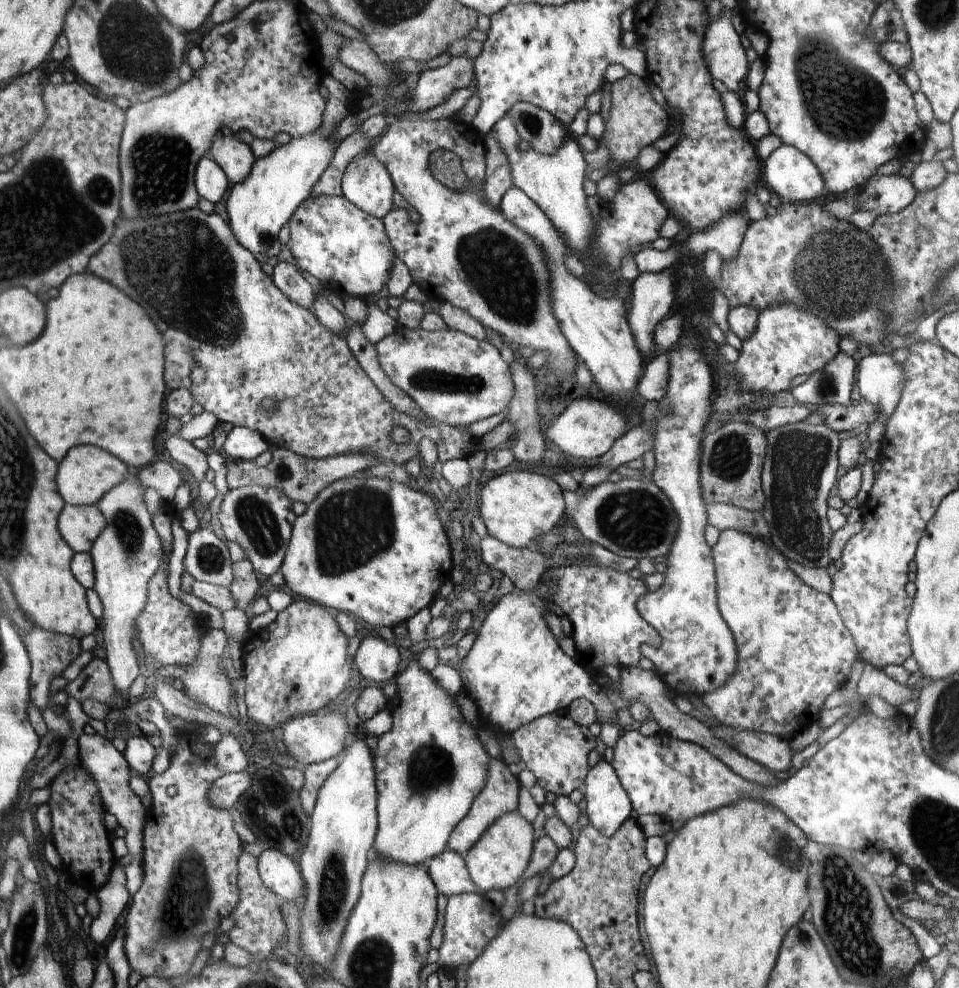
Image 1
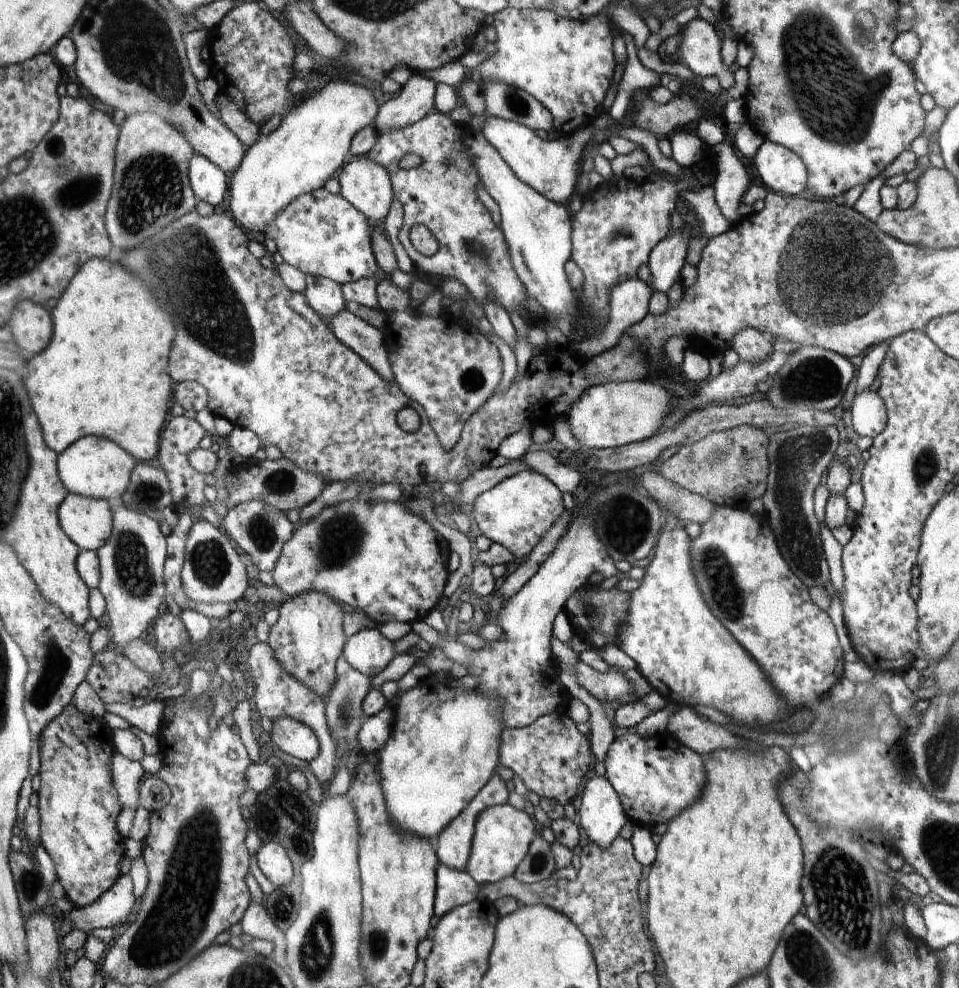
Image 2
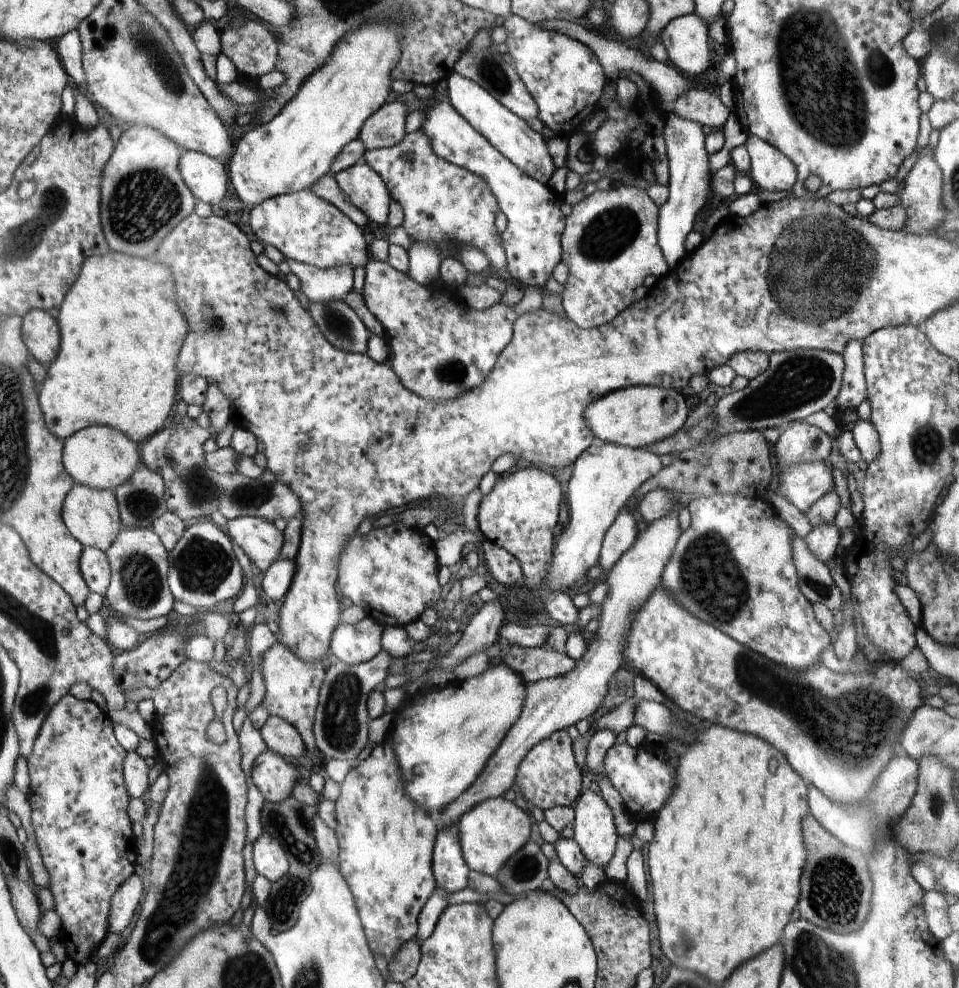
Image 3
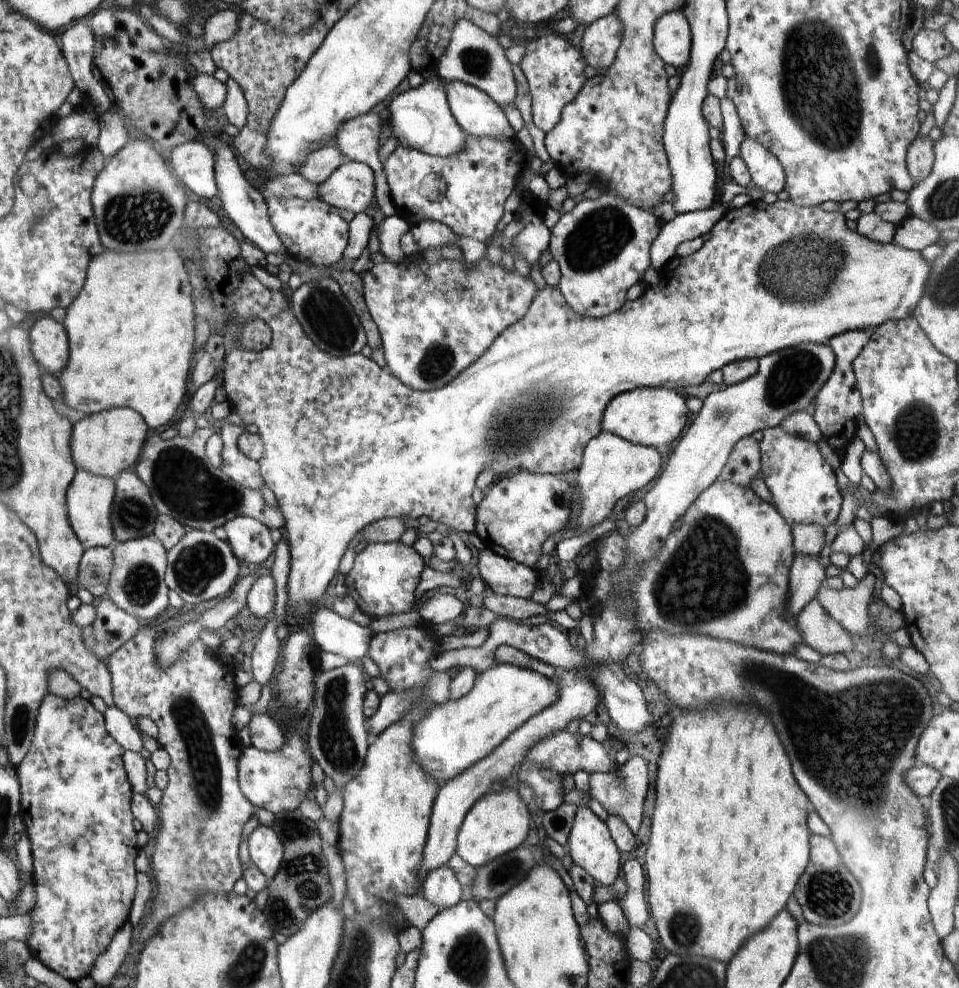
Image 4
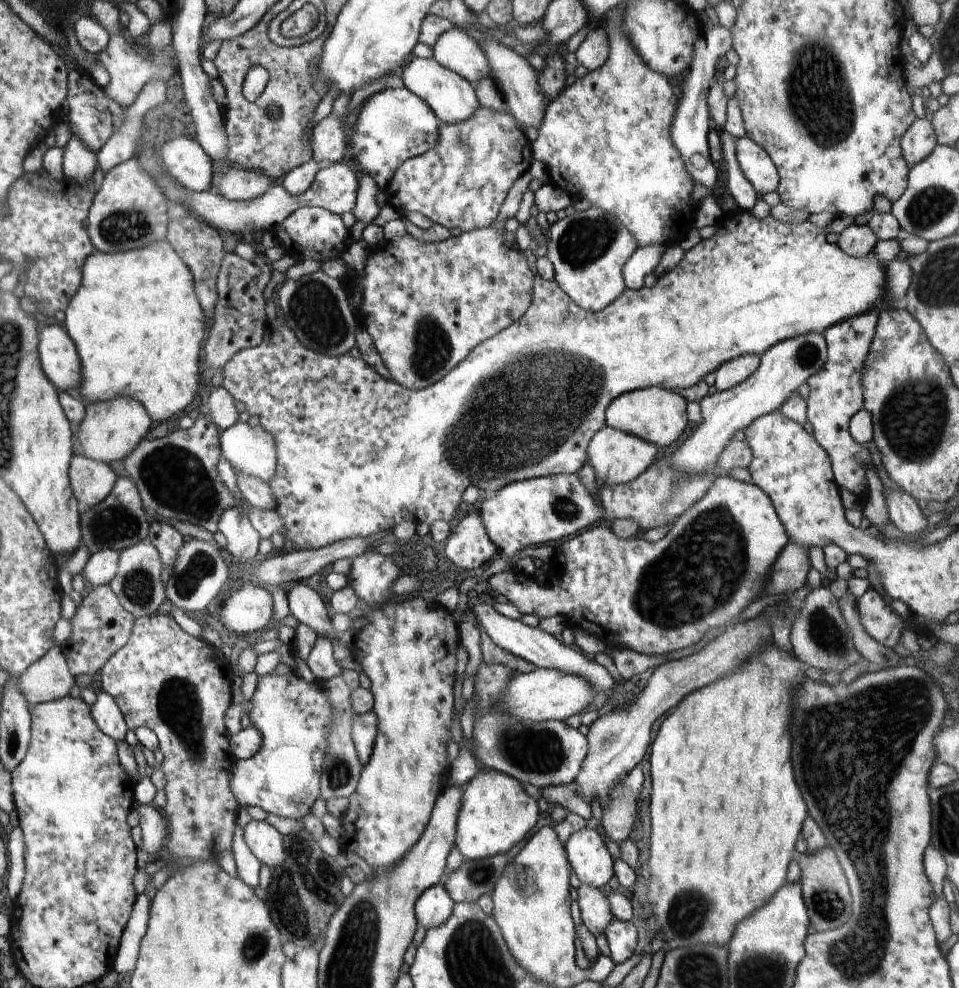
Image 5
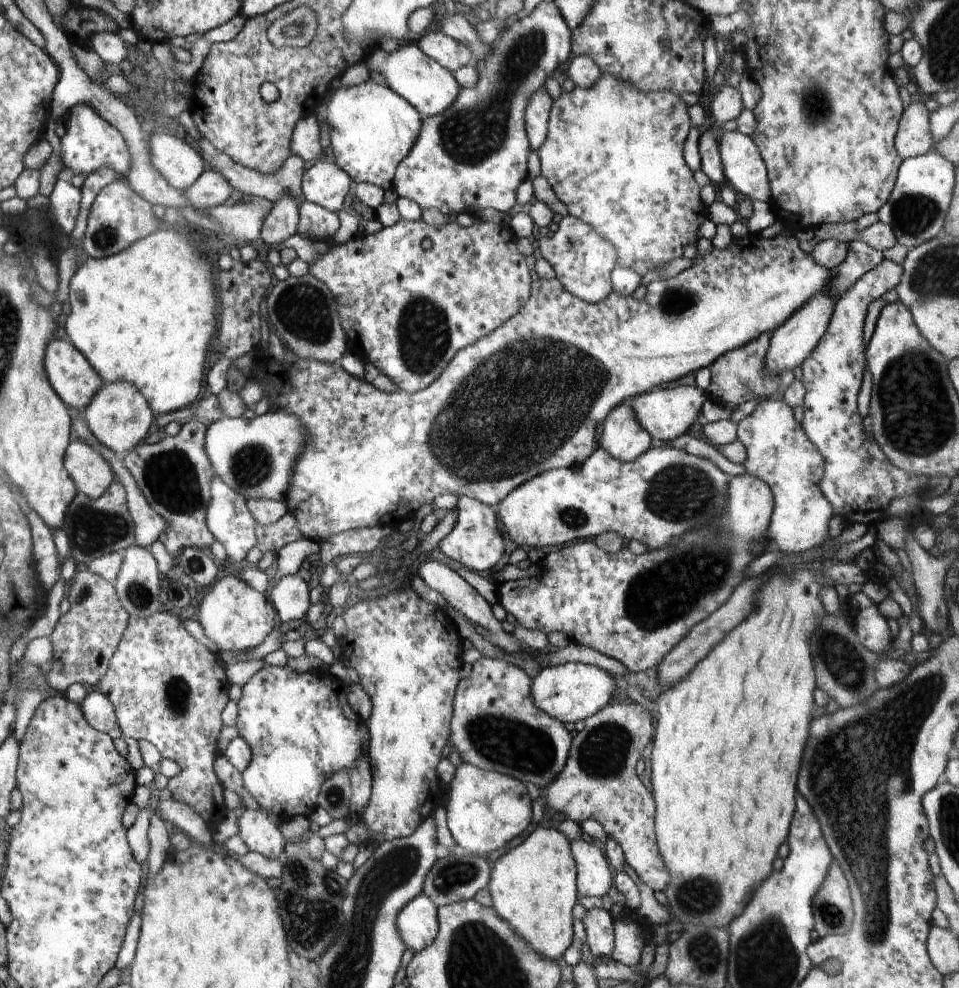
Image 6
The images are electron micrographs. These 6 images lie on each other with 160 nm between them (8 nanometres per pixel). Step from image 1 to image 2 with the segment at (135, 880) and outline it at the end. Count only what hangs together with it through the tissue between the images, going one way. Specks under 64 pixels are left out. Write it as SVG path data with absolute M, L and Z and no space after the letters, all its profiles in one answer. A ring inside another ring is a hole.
M115 751L113 758L110 758L110 772L113 774L113 787L117 790L118 802L122 803L124 810L136 810L139 806L138 788L147 776L142 764L128 760ZM130 881L105 893L100 901L82 907L75 907L65 916L72 922L73 928L90 933L95 929L110 929L124 925L133 914L135 902Z

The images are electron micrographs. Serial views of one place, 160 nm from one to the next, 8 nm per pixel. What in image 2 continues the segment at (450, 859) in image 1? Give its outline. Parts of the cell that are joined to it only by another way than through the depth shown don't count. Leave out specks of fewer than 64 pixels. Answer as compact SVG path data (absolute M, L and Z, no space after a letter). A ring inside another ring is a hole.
M438 860L434 915L441 918L458 906L476 901L480 885L464 870L454 870Z

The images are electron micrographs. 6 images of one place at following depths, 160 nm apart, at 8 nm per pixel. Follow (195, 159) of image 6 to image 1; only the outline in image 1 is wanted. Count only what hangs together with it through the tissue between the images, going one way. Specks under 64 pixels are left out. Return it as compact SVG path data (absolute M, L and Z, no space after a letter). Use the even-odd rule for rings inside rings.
M204 156L196 170L197 193L201 198L216 204L228 190L228 175L210 156Z

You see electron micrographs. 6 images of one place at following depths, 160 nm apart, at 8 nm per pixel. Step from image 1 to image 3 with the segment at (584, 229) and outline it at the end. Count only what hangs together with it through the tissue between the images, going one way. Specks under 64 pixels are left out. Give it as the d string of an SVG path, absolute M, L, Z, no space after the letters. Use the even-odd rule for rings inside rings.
M453 72L447 79L448 94L456 112L466 119L490 144L501 152L510 162L523 170L535 181L548 185L550 177L555 172L550 154L548 153L548 136L534 132L532 127L517 114L510 112L501 102L498 102L482 85Z

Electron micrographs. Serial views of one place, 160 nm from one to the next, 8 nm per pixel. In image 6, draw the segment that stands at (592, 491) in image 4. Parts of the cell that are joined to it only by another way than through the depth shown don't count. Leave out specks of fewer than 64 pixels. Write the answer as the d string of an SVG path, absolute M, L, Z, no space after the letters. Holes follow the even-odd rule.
M632 398L615 406L606 416L602 437L599 440L600 448L607 450L614 458L622 462L632 462L653 445L653 439L647 430L644 430L636 418L634 409L630 404Z

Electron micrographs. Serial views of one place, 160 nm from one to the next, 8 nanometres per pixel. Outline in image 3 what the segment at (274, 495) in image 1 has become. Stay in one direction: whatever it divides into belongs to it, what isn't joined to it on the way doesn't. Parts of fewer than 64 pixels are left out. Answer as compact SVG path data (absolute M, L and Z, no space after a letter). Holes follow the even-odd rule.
M238 517L227 522L226 531L262 573L281 558L283 532L273 522L260 517Z

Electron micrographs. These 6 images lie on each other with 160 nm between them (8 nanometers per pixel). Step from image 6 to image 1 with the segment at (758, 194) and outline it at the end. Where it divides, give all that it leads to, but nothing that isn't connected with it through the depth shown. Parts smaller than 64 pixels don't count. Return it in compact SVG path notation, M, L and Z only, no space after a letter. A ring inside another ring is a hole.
M782 143L764 160L764 183L772 193L778 194L780 200L790 203L809 203L824 193L822 173L814 162L795 146Z

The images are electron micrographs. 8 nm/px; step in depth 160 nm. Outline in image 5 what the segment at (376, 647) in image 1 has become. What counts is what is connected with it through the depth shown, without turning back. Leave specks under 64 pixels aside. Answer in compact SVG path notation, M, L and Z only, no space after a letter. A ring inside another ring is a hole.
M296 583L287 592L287 605L290 614L298 622L315 630L319 637L330 635L333 640L337 638L345 646L350 647L356 630L350 628L342 633L334 631L330 619L331 615L328 614L329 608L326 607L314 589L304 583Z

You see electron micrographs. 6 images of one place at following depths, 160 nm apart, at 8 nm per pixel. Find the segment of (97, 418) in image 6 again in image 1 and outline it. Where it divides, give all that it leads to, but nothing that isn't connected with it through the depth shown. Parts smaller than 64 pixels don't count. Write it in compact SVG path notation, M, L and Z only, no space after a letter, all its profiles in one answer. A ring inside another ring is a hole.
M92 445L75 446L68 456L59 462L57 487L66 503L73 505L96 505L101 498L121 485L128 476L128 466L110 451Z

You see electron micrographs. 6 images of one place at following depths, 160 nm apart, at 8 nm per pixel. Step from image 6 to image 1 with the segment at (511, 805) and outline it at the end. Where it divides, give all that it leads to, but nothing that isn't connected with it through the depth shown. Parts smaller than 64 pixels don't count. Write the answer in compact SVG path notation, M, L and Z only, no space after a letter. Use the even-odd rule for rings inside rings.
M517 810L501 814L466 855L465 865L470 878L481 888L484 895L489 890L503 891L512 886L526 870L534 843L532 825L522 818Z

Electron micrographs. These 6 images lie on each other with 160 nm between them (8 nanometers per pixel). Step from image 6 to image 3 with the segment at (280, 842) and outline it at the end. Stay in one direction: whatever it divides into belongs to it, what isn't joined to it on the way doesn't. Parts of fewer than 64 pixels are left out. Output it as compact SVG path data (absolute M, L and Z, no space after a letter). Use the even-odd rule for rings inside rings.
M264 832L253 842L252 858L252 865L257 874L264 876L275 885L286 877L290 868L281 843Z

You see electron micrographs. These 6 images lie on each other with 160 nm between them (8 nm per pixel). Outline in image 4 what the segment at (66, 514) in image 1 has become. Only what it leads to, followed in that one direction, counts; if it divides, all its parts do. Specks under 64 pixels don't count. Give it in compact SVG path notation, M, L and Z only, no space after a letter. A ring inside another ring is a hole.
M77 469L77 476L73 478L73 482L67 490L67 507L69 522L85 549L111 547L114 544L112 527L114 494L117 494L114 480L102 475L95 475L84 469Z

